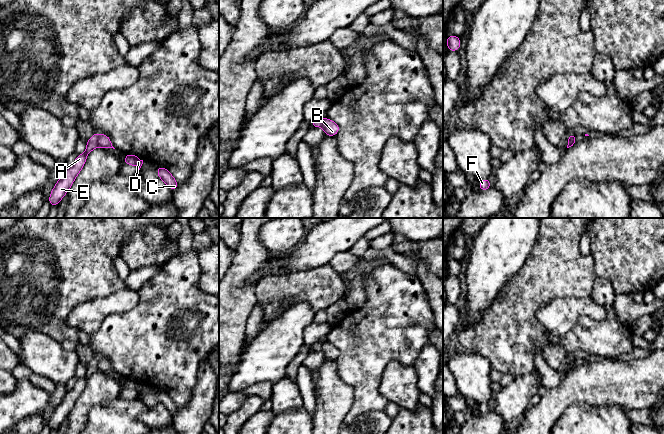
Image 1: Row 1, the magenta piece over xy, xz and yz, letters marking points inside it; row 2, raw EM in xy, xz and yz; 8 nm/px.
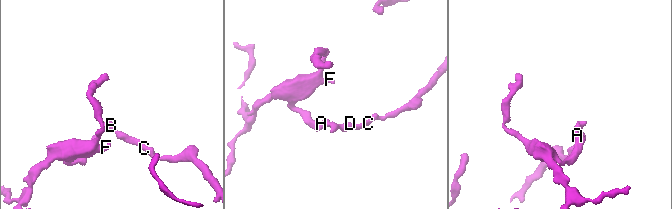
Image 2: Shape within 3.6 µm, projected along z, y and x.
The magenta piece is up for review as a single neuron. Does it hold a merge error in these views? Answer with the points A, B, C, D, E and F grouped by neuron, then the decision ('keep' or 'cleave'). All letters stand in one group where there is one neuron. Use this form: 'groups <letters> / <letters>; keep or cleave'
groups A E F / B C D; cleave

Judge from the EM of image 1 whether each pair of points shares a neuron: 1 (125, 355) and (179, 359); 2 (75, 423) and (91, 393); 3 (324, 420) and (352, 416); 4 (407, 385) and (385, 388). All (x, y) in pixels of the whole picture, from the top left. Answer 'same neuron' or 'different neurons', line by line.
1: same neuron
2: same neuron
3: different neurons
4: same neuron

